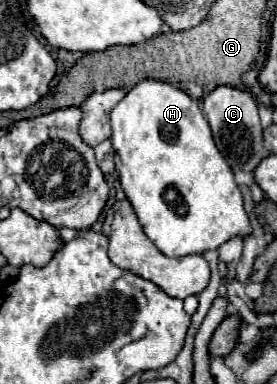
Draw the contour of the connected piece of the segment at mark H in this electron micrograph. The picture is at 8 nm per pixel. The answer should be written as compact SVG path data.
M144 79L136 83L112 109L110 141L116 151L116 169L122 191L132 203L146 237L164 255L184 257L192 253L204 253L208 249L218 249L234 235L244 237L252 231L232 169L220 155L212 139L208 119L200 111L198 101L194 101L186 91L156 79Z

